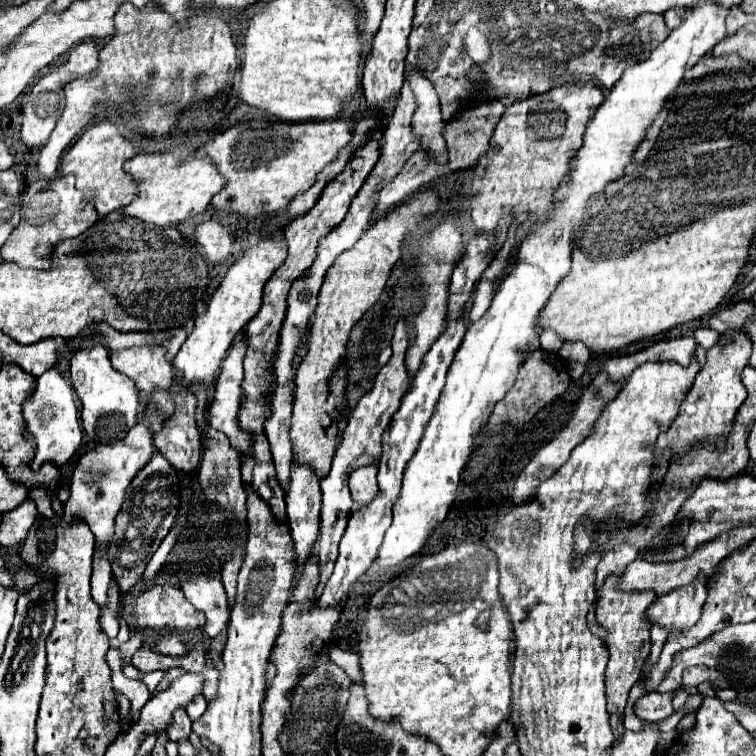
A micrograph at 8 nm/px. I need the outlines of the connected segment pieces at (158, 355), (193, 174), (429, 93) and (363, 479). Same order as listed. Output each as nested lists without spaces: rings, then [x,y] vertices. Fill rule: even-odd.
[[[161,345],[131,347],[125,351],[113,351],[111,363],[117,371],[131,377],[139,391],[151,393],[155,389],[171,389],[173,369],[165,359],[165,349]]]
[[[197,129],[187,135],[185,145],[167,153],[157,155],[135,155],[123,167],[135,181],[139,181],[139,195],[135,195],[133,203],[123,207],[121,213],[127,217],[137,217],[147,223],[155,223],[159,227],[183,223],[199,213],[203,213],[211,201],[211,197],[223,187],[223,177],[211,163],[211,159],[195,159],[195,147],[211,139],[213,135],[205,129]],[[185,159],[183,165],[179,161]]]
[[[417,71],[409,73],[409,81],[411,81],[411,89],[417,97],[417,111],[413,115],[413,131],[421,137],[423,147],[429,147],[433,151],[433,155],[441,163],[445,163],[447,151],[445,151],[445,139],[441,135],[445,123],[441,121],[437,93],[435,93],[433,85],[429,83],[429,79],[425,79]]]
[[[377,465],[359,467],[349,475],[349,489],[355,501],[355,507],[361,507],[363,503],[369,503],[377,495]]]

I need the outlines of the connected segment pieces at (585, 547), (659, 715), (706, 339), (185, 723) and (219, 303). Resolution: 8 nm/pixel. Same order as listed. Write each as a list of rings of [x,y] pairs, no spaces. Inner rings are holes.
[[[579,523],[575,527],[575,551],[583,555],[583,551],[591,551],[591,535],[587,535],[587,523]]]
[[[673,691],[669,693],[649,693],[645,695],[643,699],[639,699],[635,703],[635,715],[643,721],[663,721],[667,719],[675,709],[671,705],[671,699],[673,699]]]
[[[699,327],[695,331],[695,339],[705,347],[705,349],[711,349],[715,345],[715,341],[719,339],[717,331],[715,329],[709,329],[709,327]]]
[[[179,709],[179,711],[173,715],[171,727],[167,729],[169,741],[181,741],[181,739],[187,739],[189,733],[191,733],[191,719],[187,717],[187,713],[185,713],[183,709]]]
[[[261,239],[257,245],[249,247],[227,271],[223,283],[211,297],[205,313],[195,319],[195,329],[187,337],[187,341],[181,345],[179,353],[173,359],[173,365],[179,373],[183,373],[183,383],[203,383],[209,385],[217,379],[217,373],[221,369],[221,361],[227,355],[227,349],[231,347],[235,335],[243,331],[243,327],[257,315],[261,307],[263,287],[267,279],[275,273],[275,267],[283,265],[283,259],[287,257],[287,243],[285,239]]]

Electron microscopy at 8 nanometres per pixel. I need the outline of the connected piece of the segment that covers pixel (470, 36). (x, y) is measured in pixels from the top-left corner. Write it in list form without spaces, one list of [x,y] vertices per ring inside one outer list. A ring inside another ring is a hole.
[[[471,29],[467,33],[467,39],[465,39],[465,51],[469,53],[469,57],[477,63],[483,63],[489,59],[491,55],[491,45],[485,41],[485,37],[477,31],[477,29]]]

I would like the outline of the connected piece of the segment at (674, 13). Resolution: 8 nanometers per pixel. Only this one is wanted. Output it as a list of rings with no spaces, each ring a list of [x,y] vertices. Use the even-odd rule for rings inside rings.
[[[679,7],[667,11],[667,13],[665,13],[665,25],[667,25],[667,29],[679,27],[679,23],[683,21],[683,15],[685,15],[685,9],[679,9]]]

